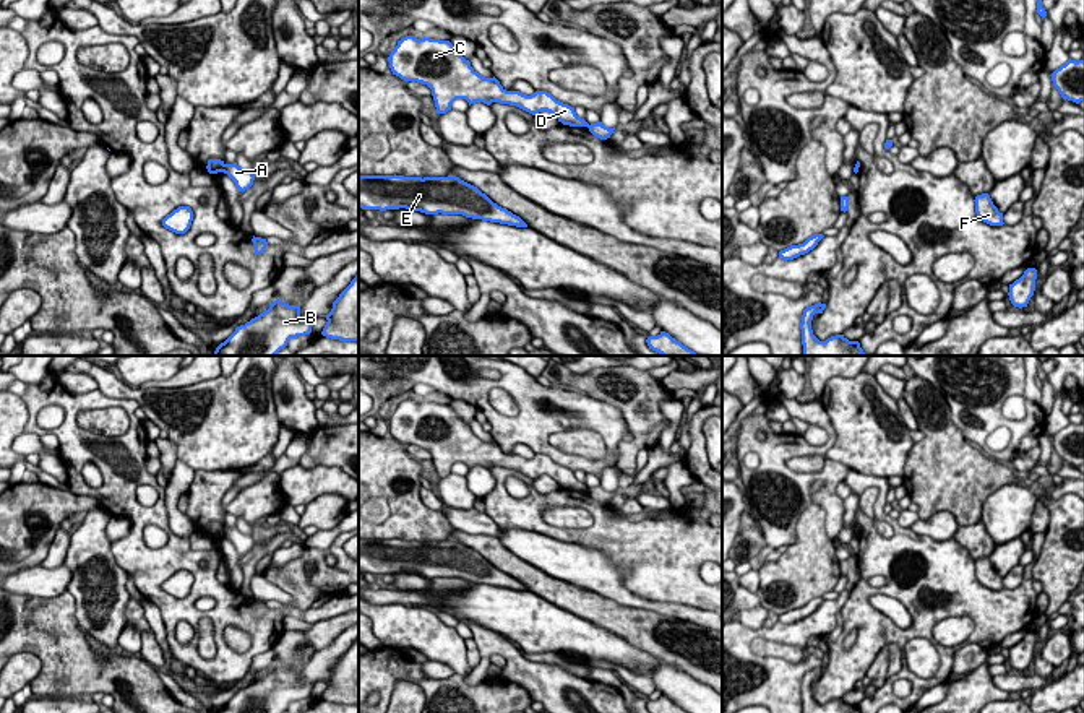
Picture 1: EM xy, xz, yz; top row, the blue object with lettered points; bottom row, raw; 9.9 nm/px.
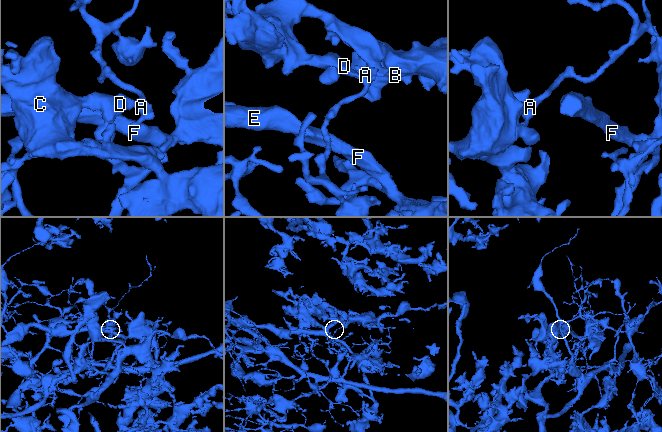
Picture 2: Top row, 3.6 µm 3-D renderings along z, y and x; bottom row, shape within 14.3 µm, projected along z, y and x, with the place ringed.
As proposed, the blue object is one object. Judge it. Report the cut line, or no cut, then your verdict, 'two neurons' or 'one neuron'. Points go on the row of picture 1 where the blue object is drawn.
cut xy (223, 164), (224, 171); two neurons

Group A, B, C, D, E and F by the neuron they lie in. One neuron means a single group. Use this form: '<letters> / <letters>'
A / B C D E F

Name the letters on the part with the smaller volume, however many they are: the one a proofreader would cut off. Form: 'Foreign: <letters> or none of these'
Foreign: A

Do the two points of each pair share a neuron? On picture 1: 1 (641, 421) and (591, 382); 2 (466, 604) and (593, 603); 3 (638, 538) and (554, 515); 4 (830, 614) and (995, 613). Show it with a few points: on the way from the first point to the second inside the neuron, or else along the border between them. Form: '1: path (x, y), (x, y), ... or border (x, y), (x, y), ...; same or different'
1: path (628, 408), (604, 393); same
2: border (528, 590), (585, 621); different
3: border (593, 517), (588, 527), (580, 528), (550, 525); different
4: border (851, 592), (839, 611); different

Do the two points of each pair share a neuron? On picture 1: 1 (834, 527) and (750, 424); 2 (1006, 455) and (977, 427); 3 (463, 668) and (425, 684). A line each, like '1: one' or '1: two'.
1: one
2: one
3: two

